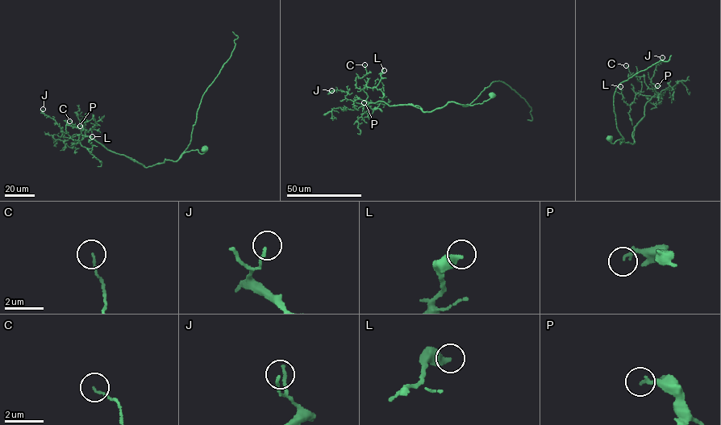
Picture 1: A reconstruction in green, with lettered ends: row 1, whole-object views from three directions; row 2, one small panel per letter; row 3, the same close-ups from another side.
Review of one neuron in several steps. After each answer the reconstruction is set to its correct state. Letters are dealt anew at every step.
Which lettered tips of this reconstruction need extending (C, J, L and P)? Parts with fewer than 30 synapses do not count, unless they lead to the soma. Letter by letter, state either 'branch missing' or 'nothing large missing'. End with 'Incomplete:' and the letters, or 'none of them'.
C: nothing large missing
J: nothing large missing
L: nothing large missing
P: nothing large missing
Incomplete: none of them

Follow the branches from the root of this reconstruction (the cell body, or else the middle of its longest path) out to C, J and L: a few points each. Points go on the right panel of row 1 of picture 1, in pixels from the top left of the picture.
C: (610, 138), (633, 143), (635, 128), (652, 97), (640, 94), (637, 72), (631, 75), (626, 65)
J: (610, 138), (633, 143), (646, 104), (656, 95), (651, 80), (662, 57)
L: (610, 138), (633, 143), (635, 128), (652, 97), (636, 93), (629, 106), (620, 86)

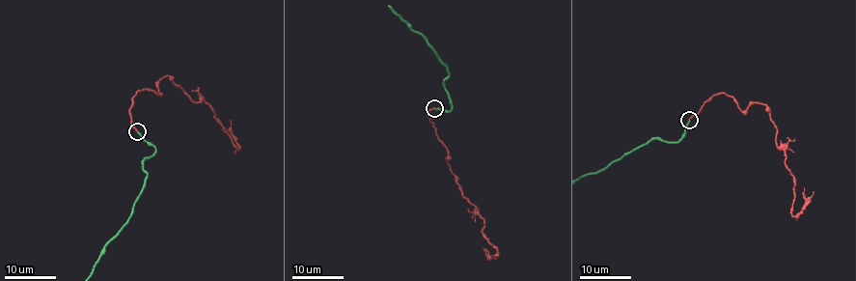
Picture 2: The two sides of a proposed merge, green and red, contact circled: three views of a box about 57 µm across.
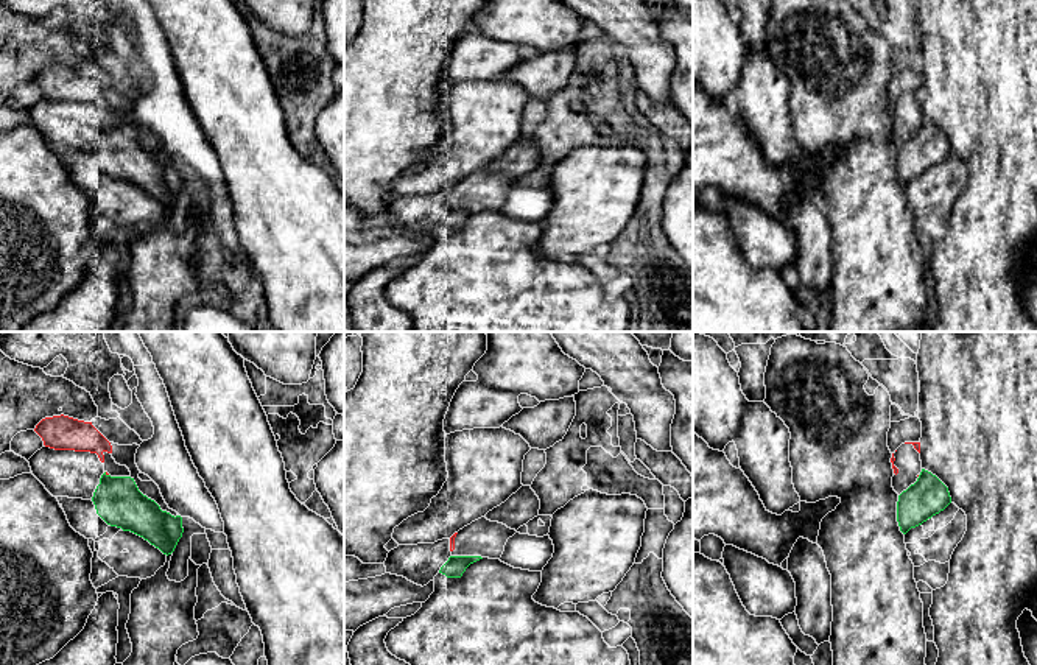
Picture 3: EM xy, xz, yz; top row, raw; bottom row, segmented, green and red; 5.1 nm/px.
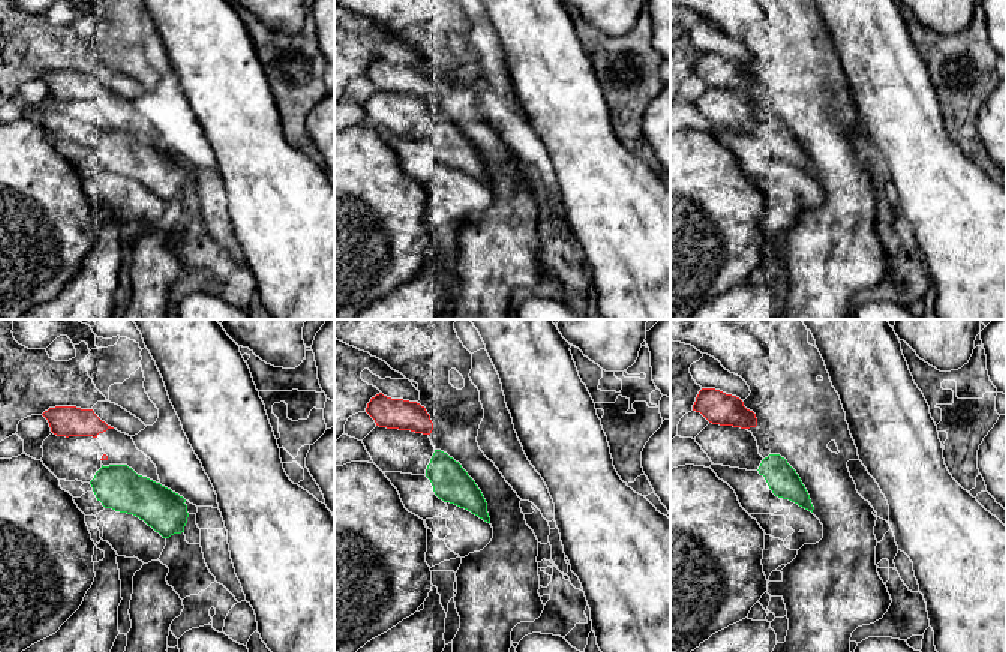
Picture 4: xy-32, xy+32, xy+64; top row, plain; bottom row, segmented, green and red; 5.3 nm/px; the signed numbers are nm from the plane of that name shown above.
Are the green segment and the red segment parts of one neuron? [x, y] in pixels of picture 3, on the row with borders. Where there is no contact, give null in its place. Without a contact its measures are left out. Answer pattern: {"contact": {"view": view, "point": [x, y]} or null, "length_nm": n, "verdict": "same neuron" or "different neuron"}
{"contact": {"view": "xy", "point": [105, 474]}, "length_nm": 30, "verdict": "different neuron"}

